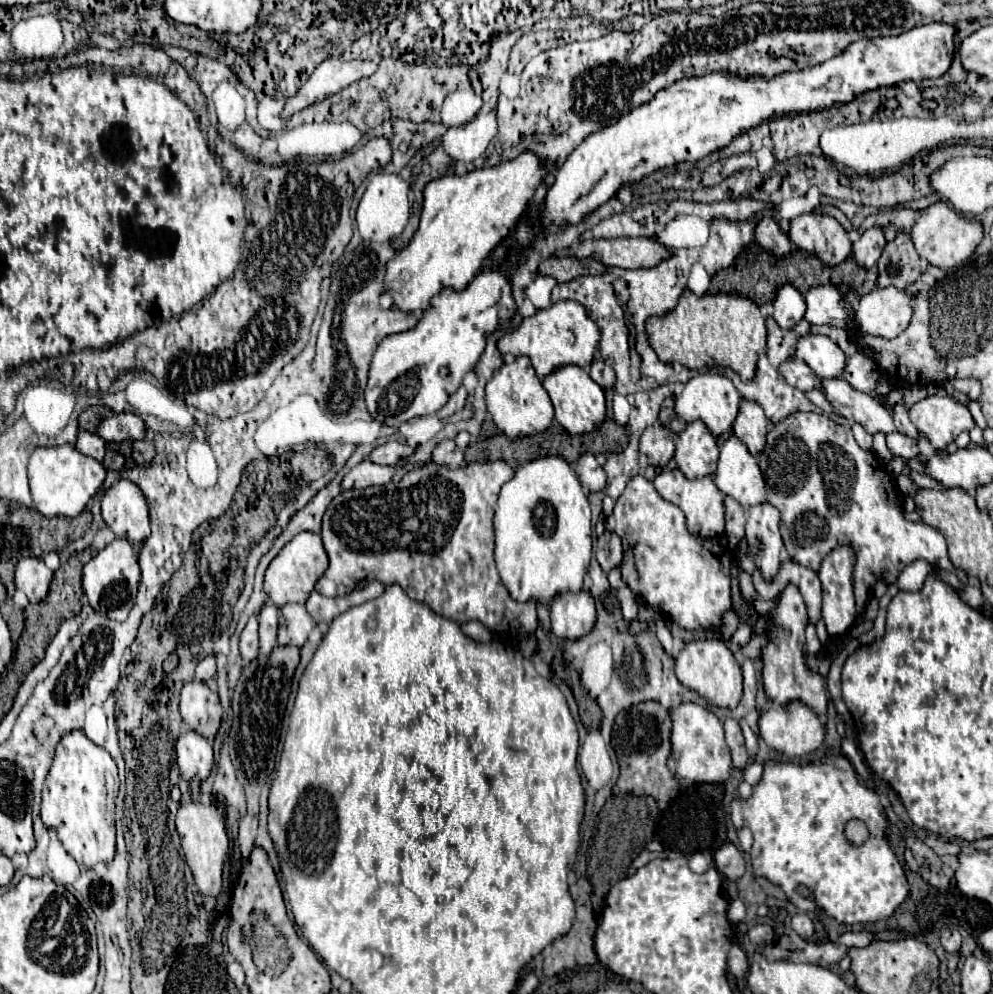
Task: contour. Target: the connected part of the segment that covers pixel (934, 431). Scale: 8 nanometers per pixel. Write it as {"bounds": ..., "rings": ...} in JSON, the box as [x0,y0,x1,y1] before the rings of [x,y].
{"bounds":[909,396,975,448],"rings":[[[927,396],[925,400],[917,402],[917,404],[911,408],[909,418],[911,418],[911,422],[913,422],[923,434],[927,434],[929,442],[931,442],[935,448],[943,448],[945,444],[953,442],[961,432],[965,432],[965,430],[969,432],[969,430],[975,426],[975,420],[973,420],[969,408],[963,406],[963,404],[959,404],[957,400],[953,400],[953,398],[949,398],[949,396]]]}

